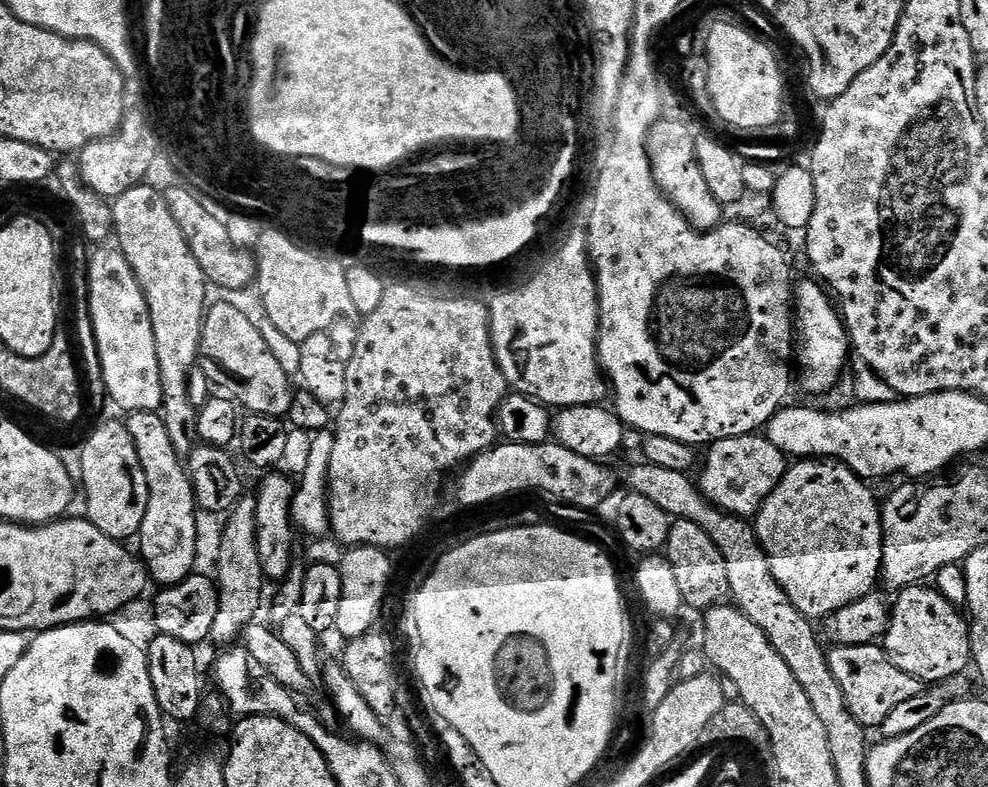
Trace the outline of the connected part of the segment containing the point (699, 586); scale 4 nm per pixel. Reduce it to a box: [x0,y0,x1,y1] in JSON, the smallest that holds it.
[666,519,731,614]

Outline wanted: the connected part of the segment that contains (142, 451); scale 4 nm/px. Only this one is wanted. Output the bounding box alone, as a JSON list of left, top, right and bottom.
[126,412,200,588]

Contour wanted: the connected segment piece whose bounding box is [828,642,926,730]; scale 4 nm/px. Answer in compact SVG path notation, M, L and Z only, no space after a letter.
M879 643L868 645L833 647L828 652L830 674L838 678L838 686L842 686L842 694L846 698L846 706L854 718L865 730L876 730L892 711L902 702L925 691L925 681L906 674L906 670L898 670L894 662L890 662L887 652Z

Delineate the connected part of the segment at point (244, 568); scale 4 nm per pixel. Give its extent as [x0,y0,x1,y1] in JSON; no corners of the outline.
[210,495,266,646]

